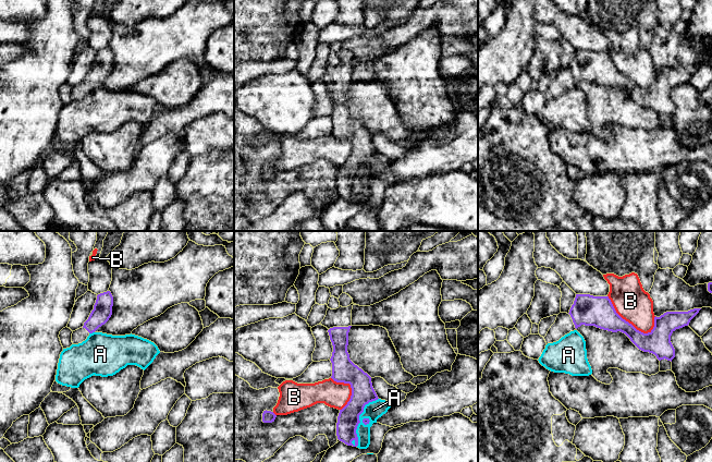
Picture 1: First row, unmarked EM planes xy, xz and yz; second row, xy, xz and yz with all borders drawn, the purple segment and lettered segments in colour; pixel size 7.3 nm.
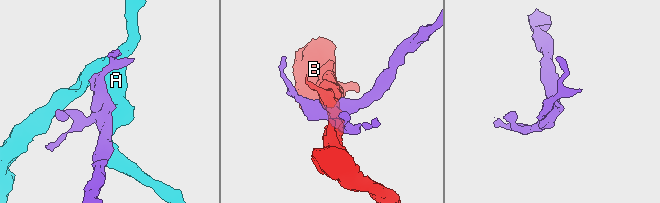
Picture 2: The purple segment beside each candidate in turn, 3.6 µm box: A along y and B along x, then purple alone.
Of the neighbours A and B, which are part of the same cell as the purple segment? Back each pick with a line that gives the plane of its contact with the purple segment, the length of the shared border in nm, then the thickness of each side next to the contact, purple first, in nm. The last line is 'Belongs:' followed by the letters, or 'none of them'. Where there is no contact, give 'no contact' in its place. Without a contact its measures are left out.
Belongs: none of them

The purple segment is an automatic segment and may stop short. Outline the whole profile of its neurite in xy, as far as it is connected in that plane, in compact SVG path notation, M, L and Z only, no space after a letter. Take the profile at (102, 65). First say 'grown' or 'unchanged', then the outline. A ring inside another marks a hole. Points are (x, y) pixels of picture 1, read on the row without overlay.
grown | M110 47L97 51L94 65L84 82L72 89L73 100L82 99L87 93L105 81L112 71L113 52Z

